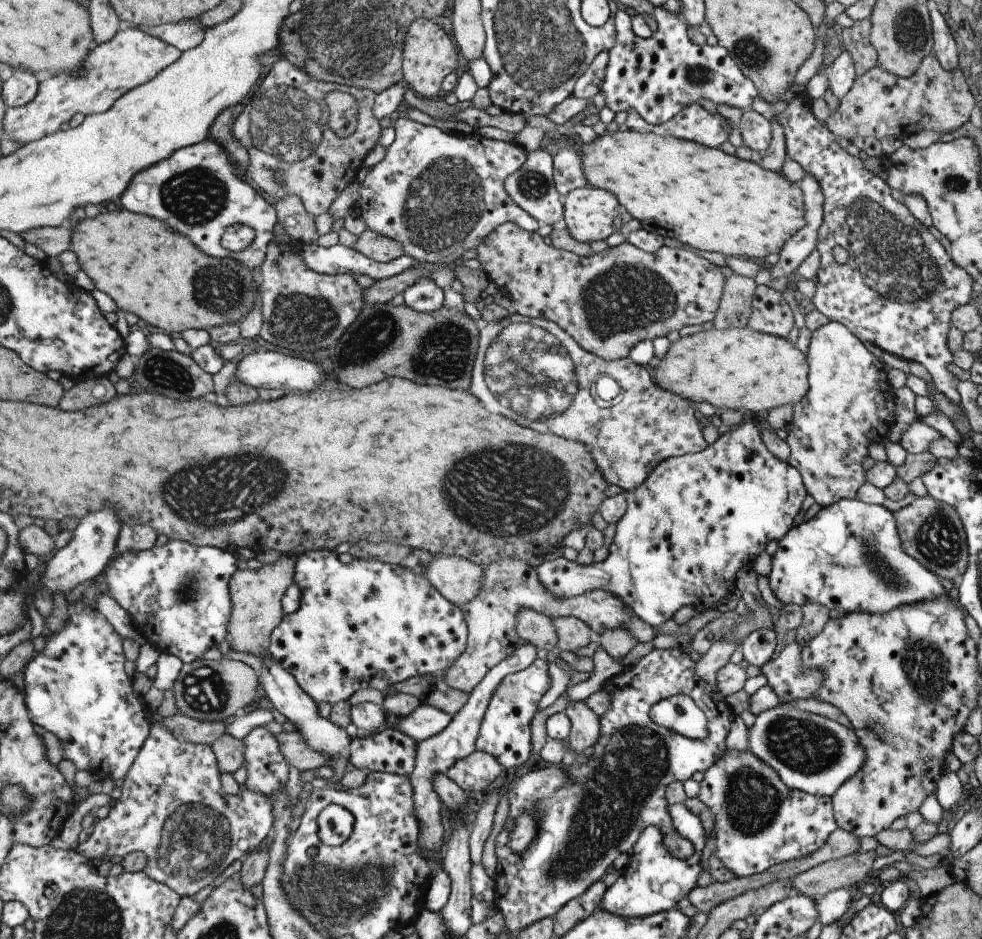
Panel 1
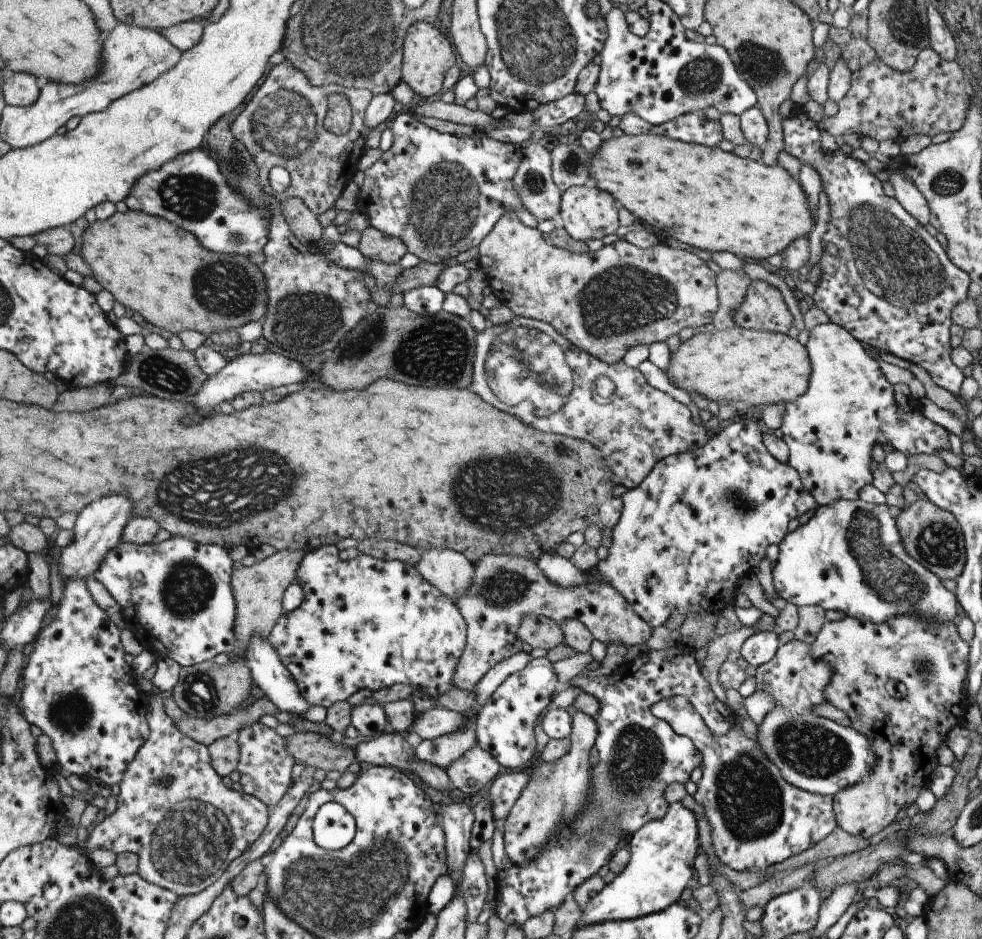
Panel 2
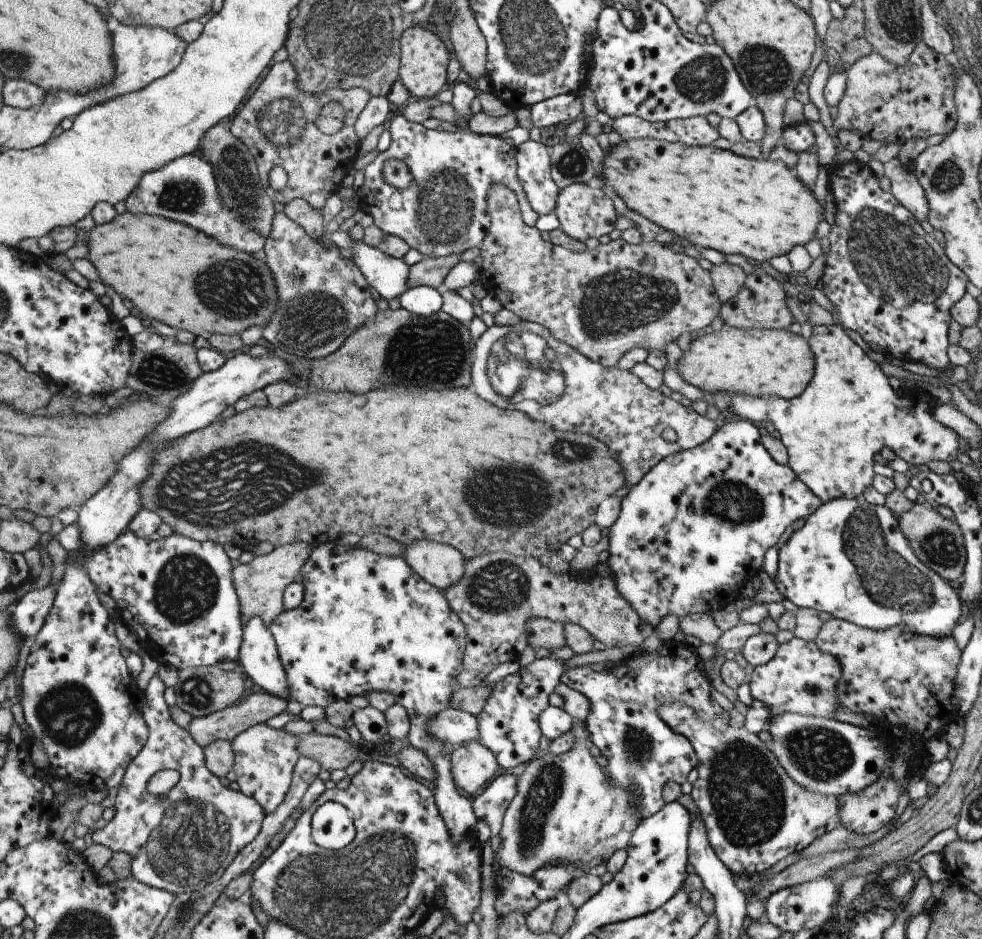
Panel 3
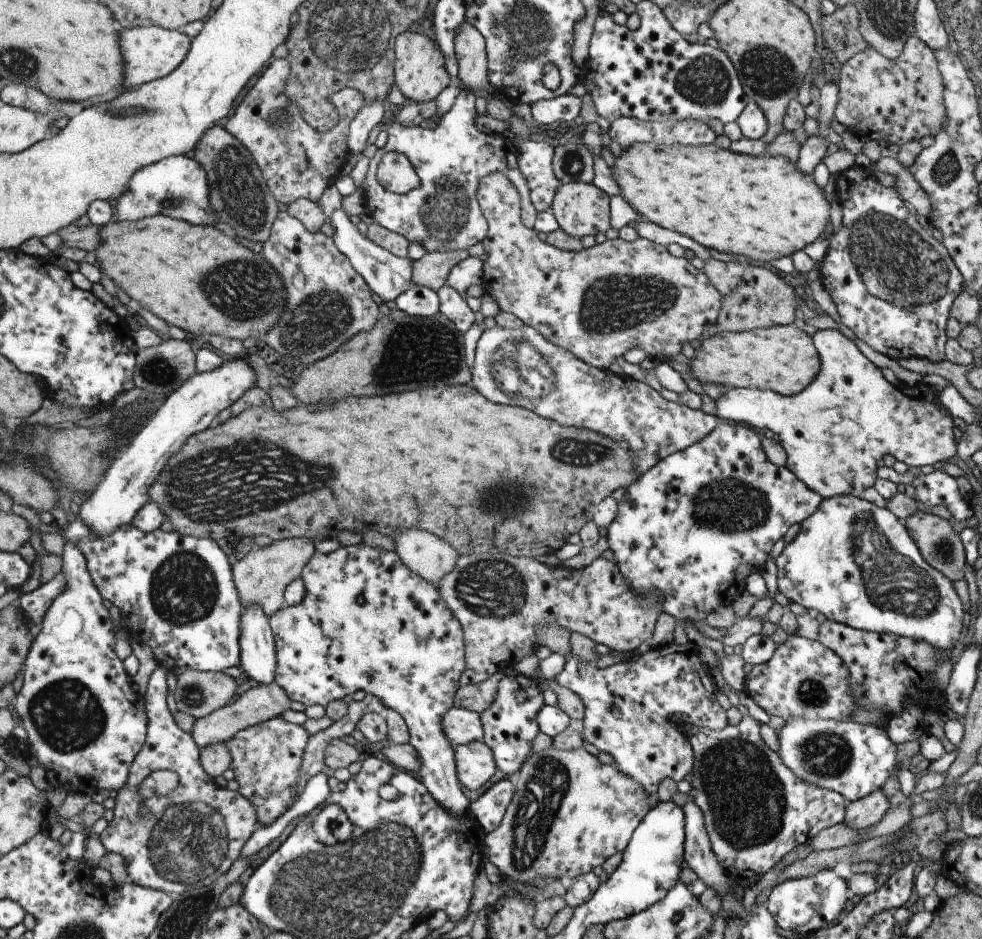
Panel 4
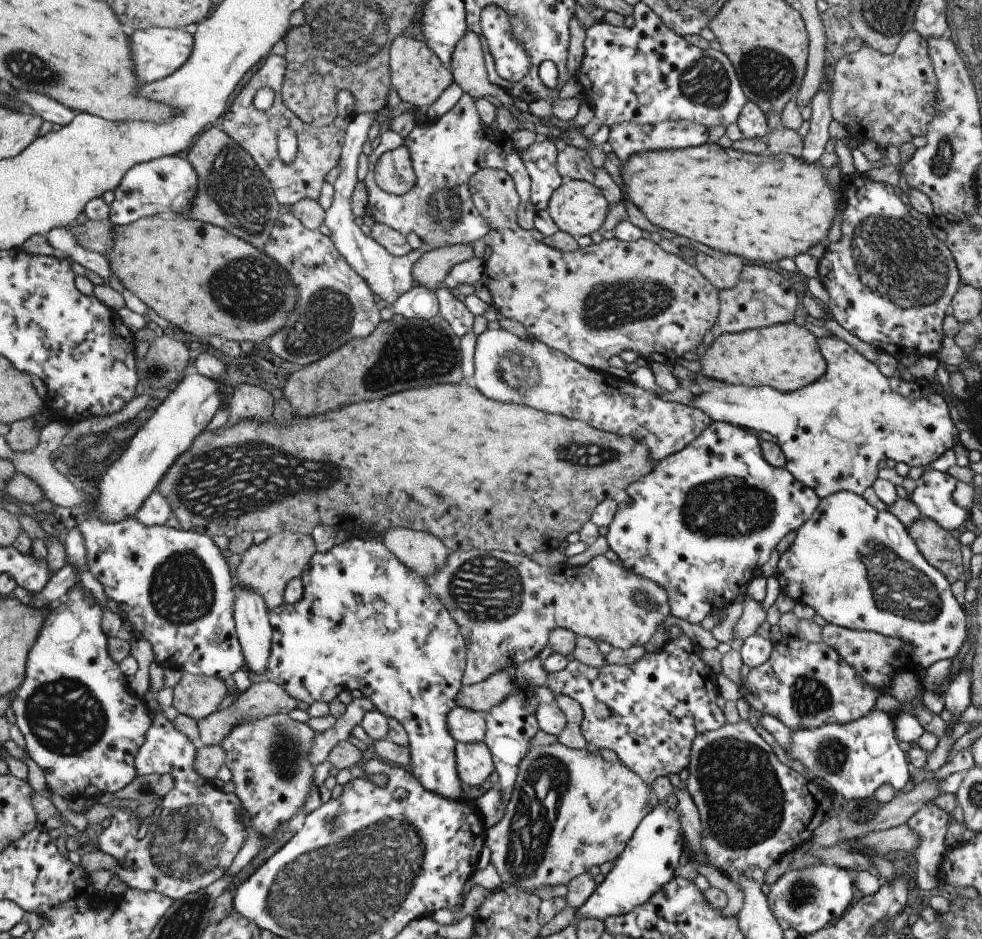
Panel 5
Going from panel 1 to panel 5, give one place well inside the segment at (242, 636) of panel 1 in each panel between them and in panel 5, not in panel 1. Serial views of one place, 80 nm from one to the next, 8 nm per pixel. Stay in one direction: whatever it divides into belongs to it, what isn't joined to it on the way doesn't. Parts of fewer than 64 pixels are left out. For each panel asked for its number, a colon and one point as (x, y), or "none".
2: (260, 589)
3: (261, 584)
4: (262, 577)
5: (267, 568)

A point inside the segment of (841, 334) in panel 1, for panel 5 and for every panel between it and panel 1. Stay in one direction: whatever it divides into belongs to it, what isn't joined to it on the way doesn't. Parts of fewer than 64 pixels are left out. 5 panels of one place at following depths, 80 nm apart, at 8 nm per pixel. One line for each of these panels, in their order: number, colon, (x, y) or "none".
2: (848, 407)
3: (848, 411)
4: (833, 431)
5: (832, 432)

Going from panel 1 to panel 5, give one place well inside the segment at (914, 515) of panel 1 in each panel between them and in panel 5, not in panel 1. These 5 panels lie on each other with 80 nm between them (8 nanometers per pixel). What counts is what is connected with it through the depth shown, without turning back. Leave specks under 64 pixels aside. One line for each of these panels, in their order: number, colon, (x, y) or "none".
2: (929, 534)
3: (937, 542)
4: (941, 548)
5: (940, 549)

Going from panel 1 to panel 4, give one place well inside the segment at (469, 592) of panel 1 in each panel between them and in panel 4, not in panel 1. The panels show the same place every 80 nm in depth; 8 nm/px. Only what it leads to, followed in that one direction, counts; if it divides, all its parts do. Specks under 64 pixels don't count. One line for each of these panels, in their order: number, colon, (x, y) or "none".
2: (449, 572)
3: (439, 565)
4: (423, 553)

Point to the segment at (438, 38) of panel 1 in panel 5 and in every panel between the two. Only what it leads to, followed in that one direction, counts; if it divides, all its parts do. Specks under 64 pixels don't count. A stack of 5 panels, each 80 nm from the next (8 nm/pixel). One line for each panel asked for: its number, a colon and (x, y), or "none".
2: (426, 55)
3: (423, 57)
4: (419, 73)
5: (418, 76)

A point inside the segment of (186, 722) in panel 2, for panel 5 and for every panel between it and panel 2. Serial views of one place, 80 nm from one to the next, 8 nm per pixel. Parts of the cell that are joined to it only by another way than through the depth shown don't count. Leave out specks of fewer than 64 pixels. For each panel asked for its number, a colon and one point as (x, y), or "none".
3: (257, 708)
4: (265, 702)
5: (264, 698)

